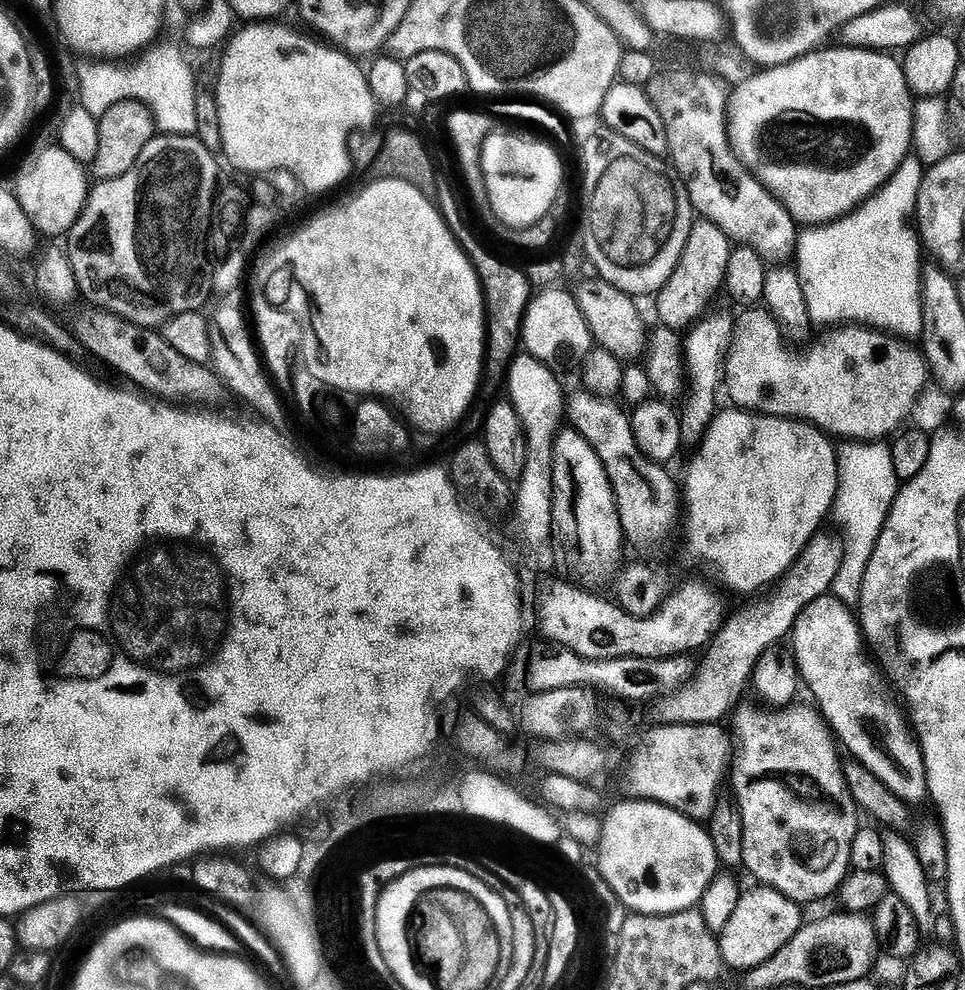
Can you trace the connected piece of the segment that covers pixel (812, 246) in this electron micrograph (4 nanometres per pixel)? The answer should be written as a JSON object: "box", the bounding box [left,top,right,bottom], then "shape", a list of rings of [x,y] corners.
{"box":[794,154,925,338],"shape":[[[910,154],[887,183],[855,211],[830,224],[812,226],[799,233],[794,254],[795,259],[798,258],[796,269],[813,321],[820,323],[821,320],[827,326],[851,322],[900,338],[916,338],[923,333],[924,307],[920,301],[920,278],[924,260],[920,258],[922,242],[912,219],[915,217],[925,171],[923,161]]]}

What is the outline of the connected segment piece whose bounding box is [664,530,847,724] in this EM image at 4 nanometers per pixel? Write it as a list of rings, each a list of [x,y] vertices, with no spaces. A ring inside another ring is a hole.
[[[825,530],[817,531],[803,550],[794,566],[781,582],[774,602],[766,612],[766,618],[754,618],[744,624],[744,628],[735,628],[730,620],[716,633],[701,655],[696,675],[686,687],[679,689],[676,696],[665,698],[664,712],[676,722],[686,724],[721,723],[728,714],[726,708],[734,700],[738,690],[746,690],[744,676],[752,676],[750,666],[757,666],[762,654],[775,647],[776,642],[784,639],[795,628],[796,620],[802,610],[812,601],[827,595],[843,571],[844,556],[847,552],[845,539]]]

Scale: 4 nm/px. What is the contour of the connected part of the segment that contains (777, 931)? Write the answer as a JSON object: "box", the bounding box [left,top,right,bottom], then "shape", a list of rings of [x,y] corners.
{"box":[718,886,802,970],"shape":[[[767,886],[752,887],[756,888],[741,895],[734,914],[725,928],[718,933],[720,953],[729,969],[751,970],[762,966],[770,958],[774,958],[774,954],[778,954],[778,950],[782,950],[782,946],[786,946],[790,938],[794,938],[794,934],[802,927],[801,905]]]}

